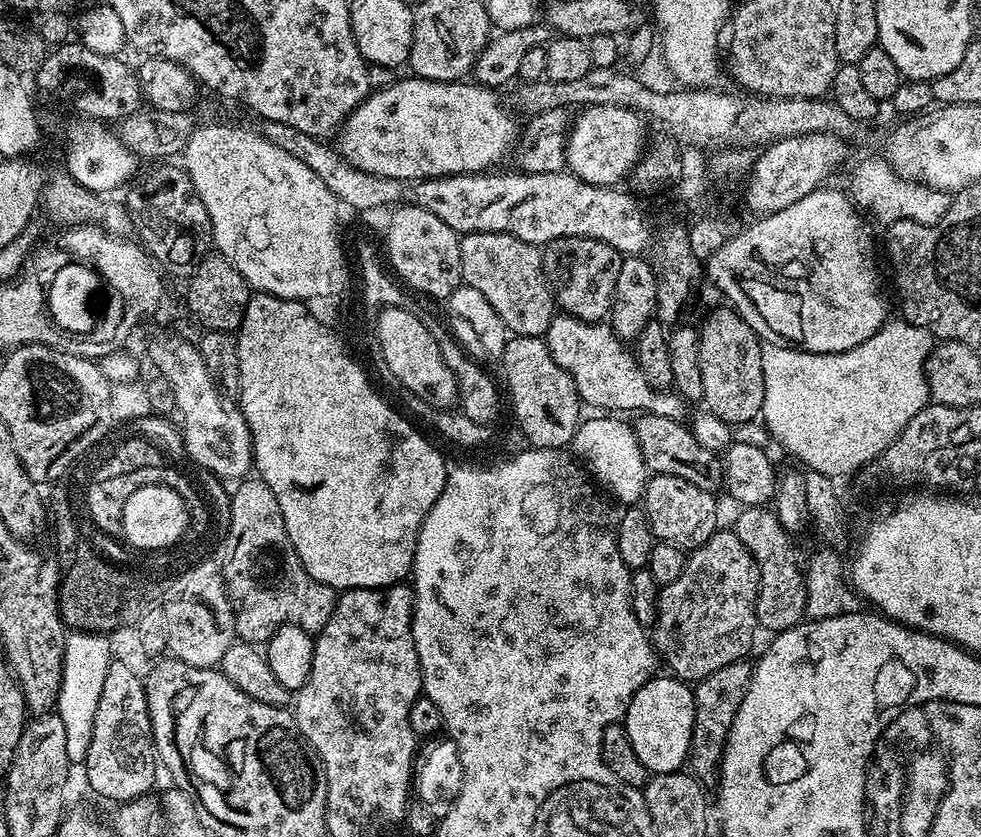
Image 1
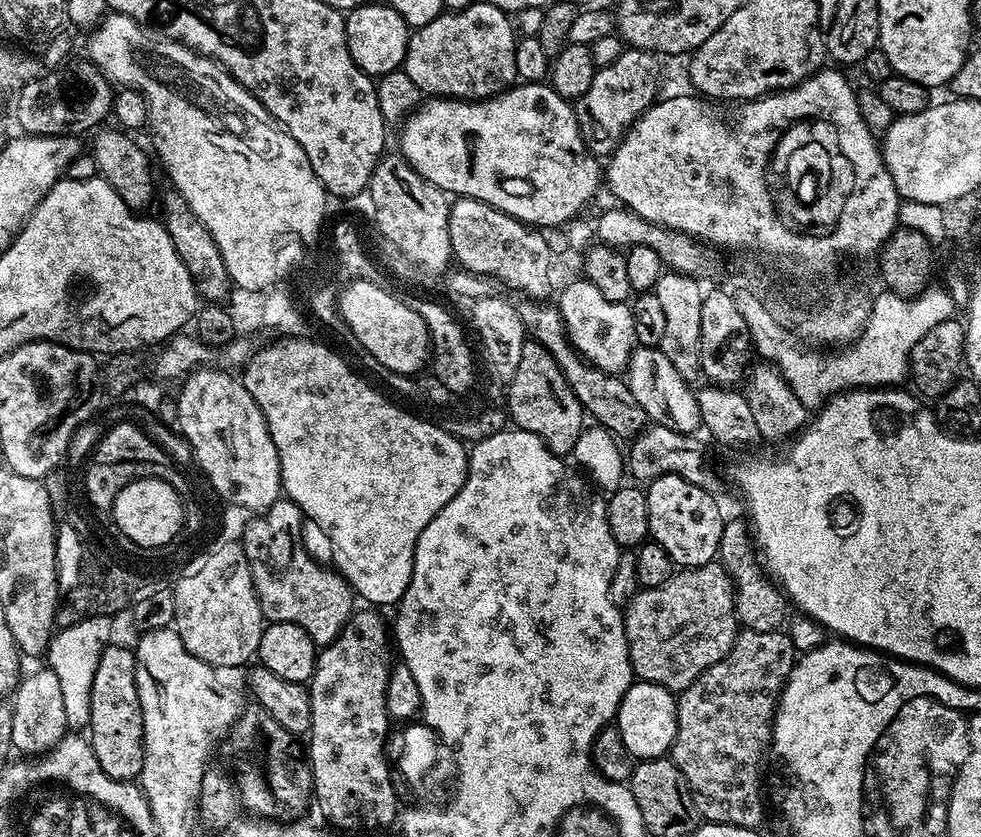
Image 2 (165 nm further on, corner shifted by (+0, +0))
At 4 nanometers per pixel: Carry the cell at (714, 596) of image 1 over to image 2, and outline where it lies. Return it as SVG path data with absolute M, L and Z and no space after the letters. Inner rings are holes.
M718 562L707 564L706 566L698 566L697 568L680 568L663 586L654 586L653 588L640 588L636 596L628 607L623 609L624 617L624 633L626 634L626 642L628 643L628 657L632 663L632 675L637 681L645 680L651 684L657 684L668 689L673 694L684 692L699 678L701 674L710 666L714 666L714 662L718 662L722 658L726 658L728 651L734 646L736 634L738 631L738 621L736 619L736 594L732 579L728 576L728 571Z

